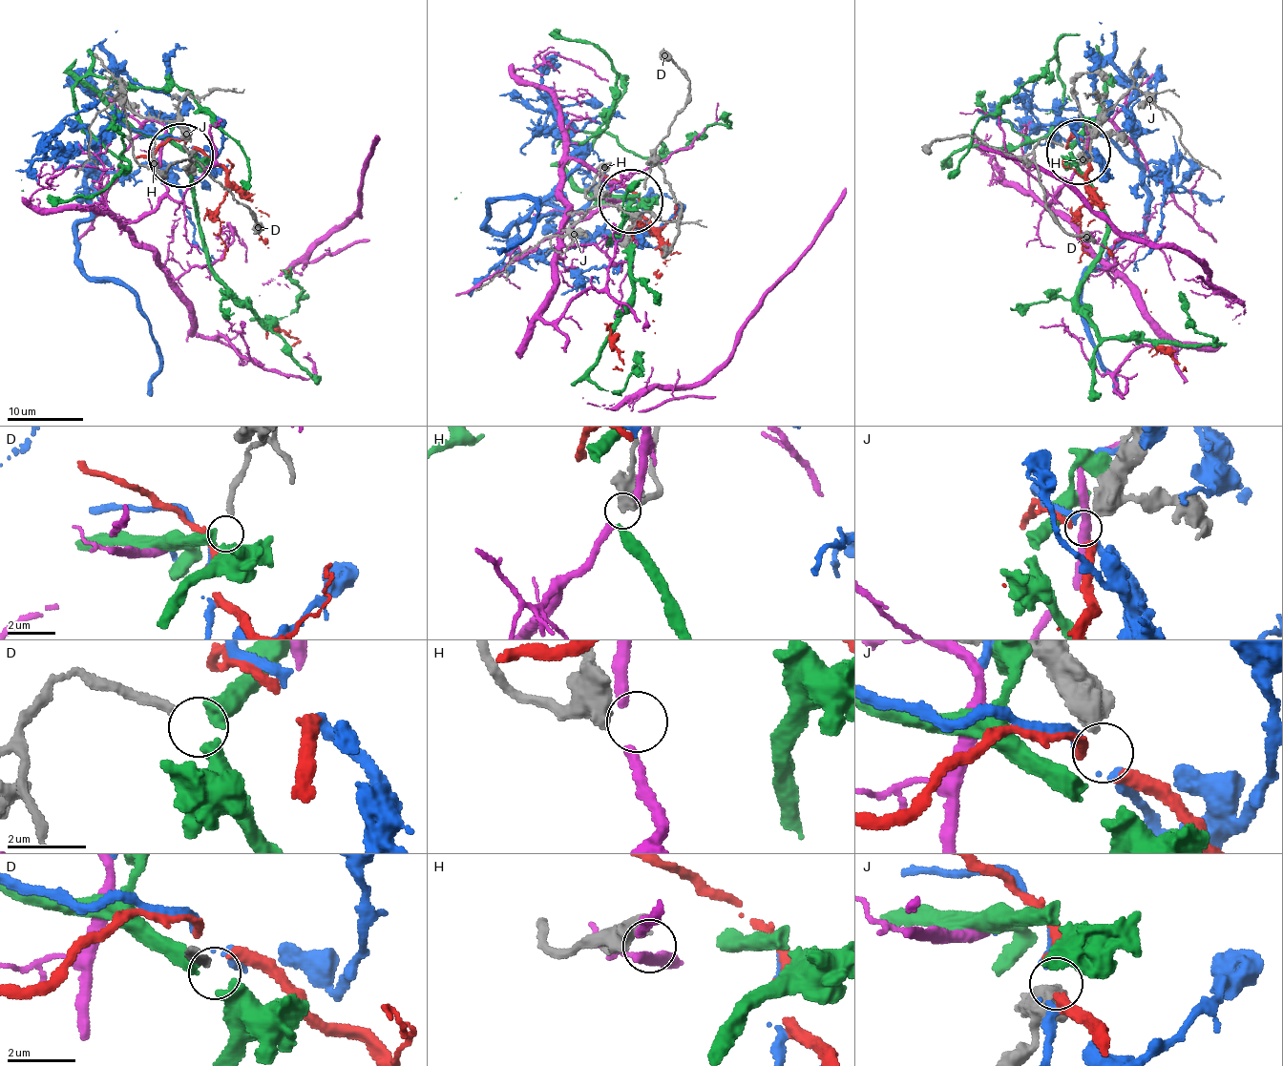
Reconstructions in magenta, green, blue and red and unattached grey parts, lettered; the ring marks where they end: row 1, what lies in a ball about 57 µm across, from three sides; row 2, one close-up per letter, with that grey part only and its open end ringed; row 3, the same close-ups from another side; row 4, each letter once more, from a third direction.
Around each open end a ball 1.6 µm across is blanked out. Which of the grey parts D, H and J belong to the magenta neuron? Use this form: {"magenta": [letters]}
{"magenta": []}

